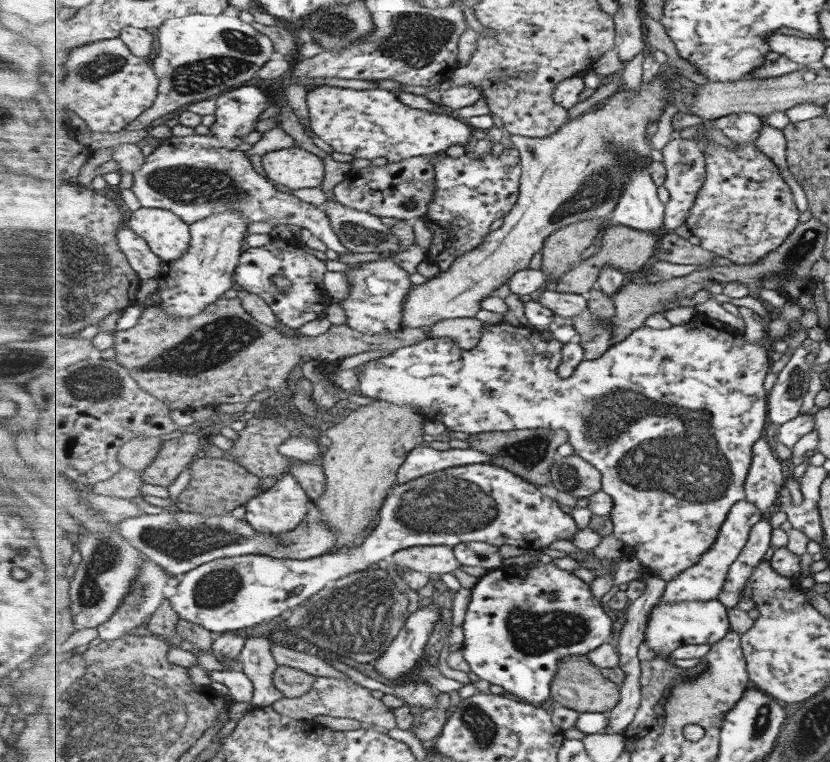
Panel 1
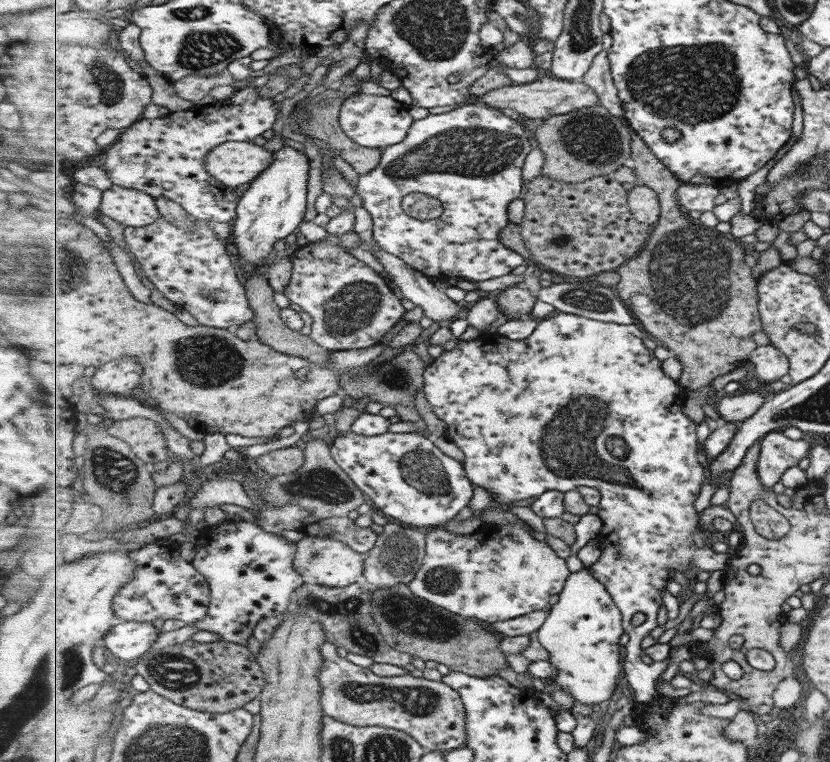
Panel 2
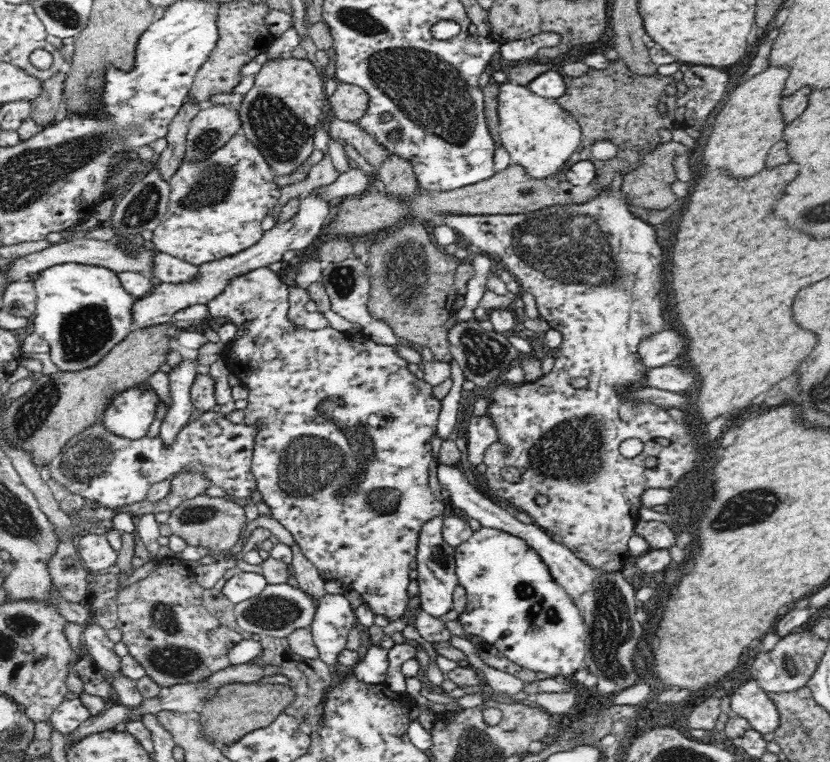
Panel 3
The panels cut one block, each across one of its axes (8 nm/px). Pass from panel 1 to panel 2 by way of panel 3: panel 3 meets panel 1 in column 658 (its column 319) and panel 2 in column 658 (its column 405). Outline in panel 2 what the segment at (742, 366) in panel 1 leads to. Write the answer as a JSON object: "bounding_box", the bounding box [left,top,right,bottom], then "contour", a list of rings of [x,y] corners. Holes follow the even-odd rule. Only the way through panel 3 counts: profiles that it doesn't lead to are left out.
{"bounding_box":[424,311,733,703],"contour":[[[559,311],[559,315],[538,322],[533,334],[525,340],[509,340],[498,333],[490,332],[471,341],[463,340],[453,350],[445,351],[441,356],[436,357],[424,372],[425,396],[437,417],[447,423],[447,439],[464,453],[464,467],[472,483],[493,492],[494,506],[511,506],[517,502],[525,502],[529,498],[538,498],[549,490],[562,490],[566,493],[581,486],[589,486],[601,491],[601,502],[597,514],[603,520],[604,525],[597,540],[602,555],[597,563],[593,564],[592,574],[605,585],[623,612],[624,629],[630,636],[630,641],[624,647],[624,681],[628,691],[634,695],[634,700],[639,703],[646,703],[660,696],[655,689],[655,682],[660,674],[665,672],[668,659],[671,657],[671,653],[669,653],[664,660],[653,661],[651,664],[644,664],[643,657],[641,657],[643,654],[641,640],[657,628],[657,616],[663,606],[663,592],[667,590],[667,582],[673,578],[673,574],[682,572],[685,575],[689,570],[695,570],[696,575],[701,572],[725,571],[731,564],[733,556],[729,552],[719,553],[714,550],[715,544],[724,539],[725,535],[718,533],[717,538],[711,536],[708,545],[707,530],[701,530],[701,513],[697,512],[695,502],[703,490],[703,484],[708,481],[708,472],[707,465],[703,464],[699,456],[697,424],[683,412],[682,401],[685,400],[688,389],[681,384],[680,380],[673,380],[665,374],[663,361],[655,358],[653,351],[645,346],[645,338],[649,337],[651,335],[639,323],[623,325],[601,322]],[[637,612],[645,614],[646,620],[640,625],[633,626],[631,620]]]}

